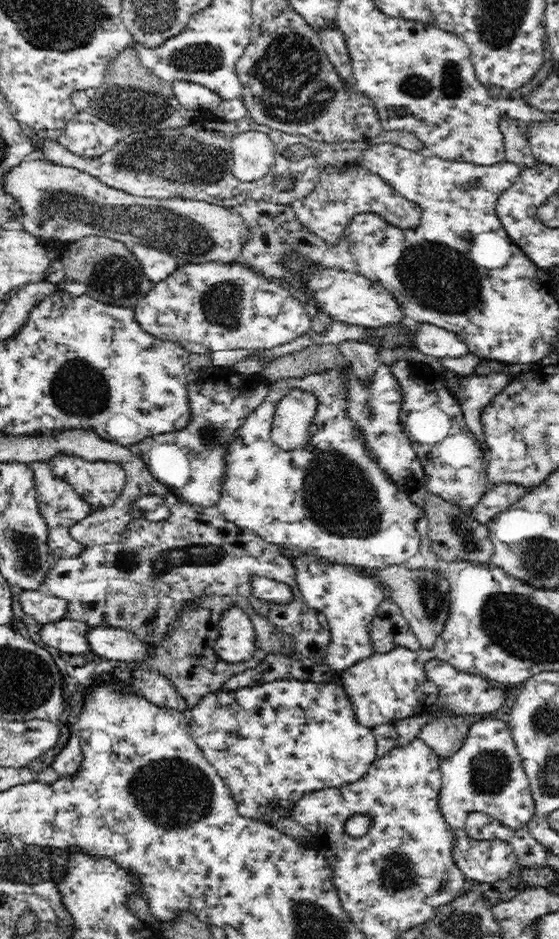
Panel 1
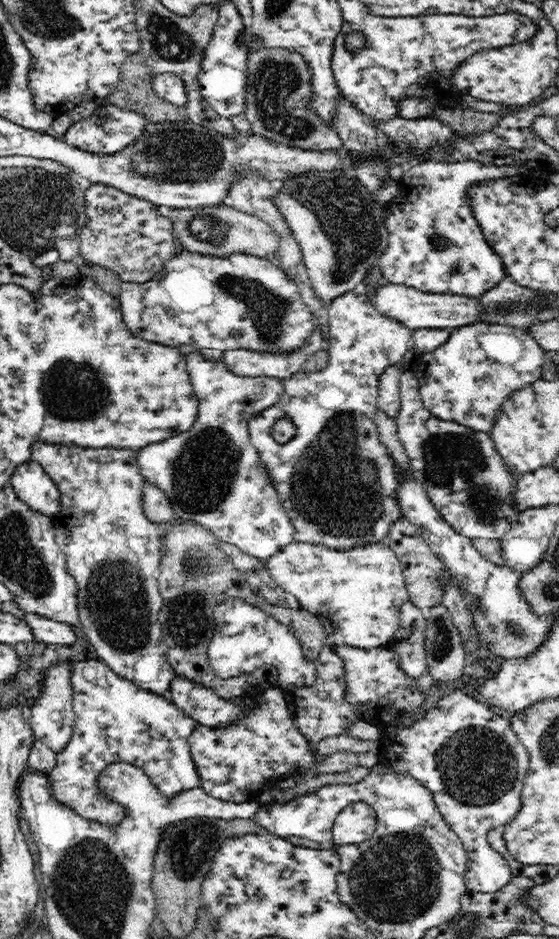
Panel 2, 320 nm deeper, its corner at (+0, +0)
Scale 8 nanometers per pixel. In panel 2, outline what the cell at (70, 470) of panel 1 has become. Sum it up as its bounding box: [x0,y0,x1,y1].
[32,443,178,697]

